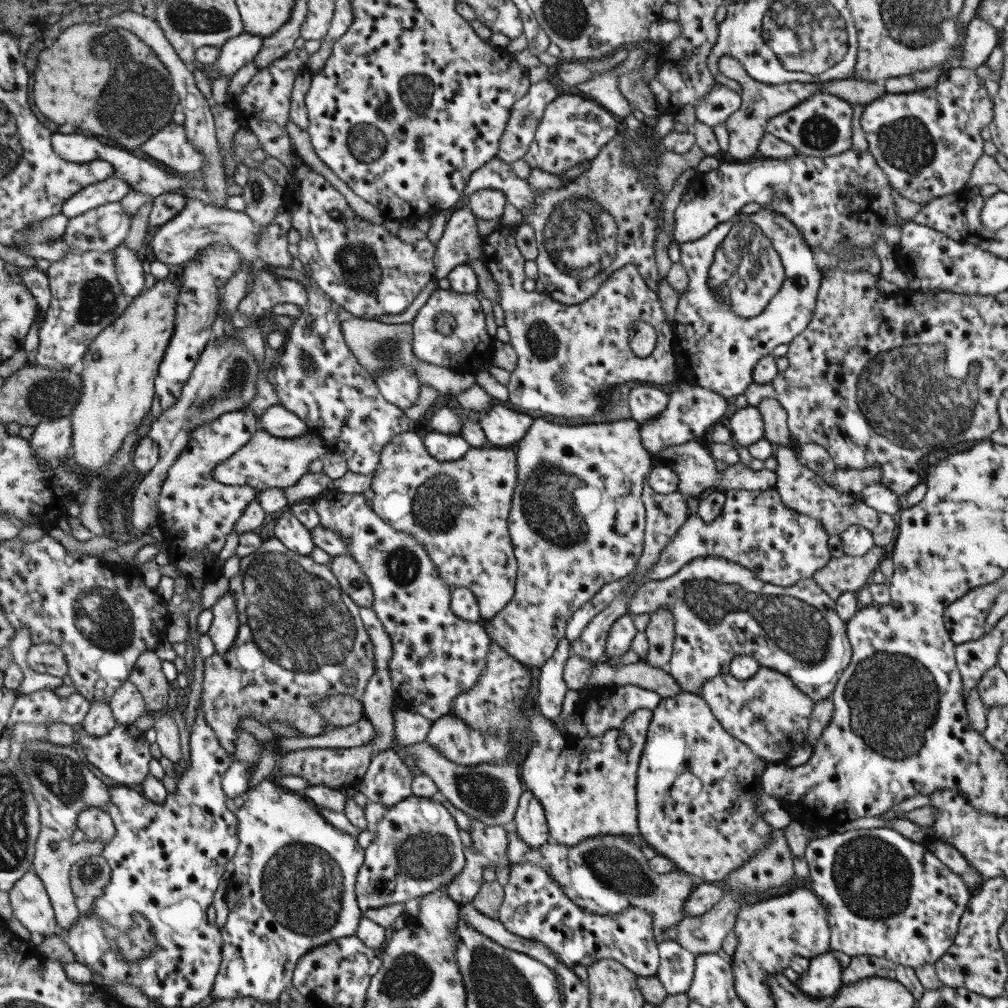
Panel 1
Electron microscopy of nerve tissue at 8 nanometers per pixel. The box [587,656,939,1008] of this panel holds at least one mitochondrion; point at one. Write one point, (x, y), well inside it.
(866, 870)

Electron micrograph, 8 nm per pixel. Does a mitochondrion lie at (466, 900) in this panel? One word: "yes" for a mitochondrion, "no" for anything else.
no

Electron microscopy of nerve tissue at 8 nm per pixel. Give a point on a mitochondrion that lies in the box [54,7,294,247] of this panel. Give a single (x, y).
(140, 94)

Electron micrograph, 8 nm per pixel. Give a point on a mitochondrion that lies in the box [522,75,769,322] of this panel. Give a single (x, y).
(581, 234)

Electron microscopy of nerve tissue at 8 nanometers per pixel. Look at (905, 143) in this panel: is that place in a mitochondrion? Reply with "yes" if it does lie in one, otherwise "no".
yes

